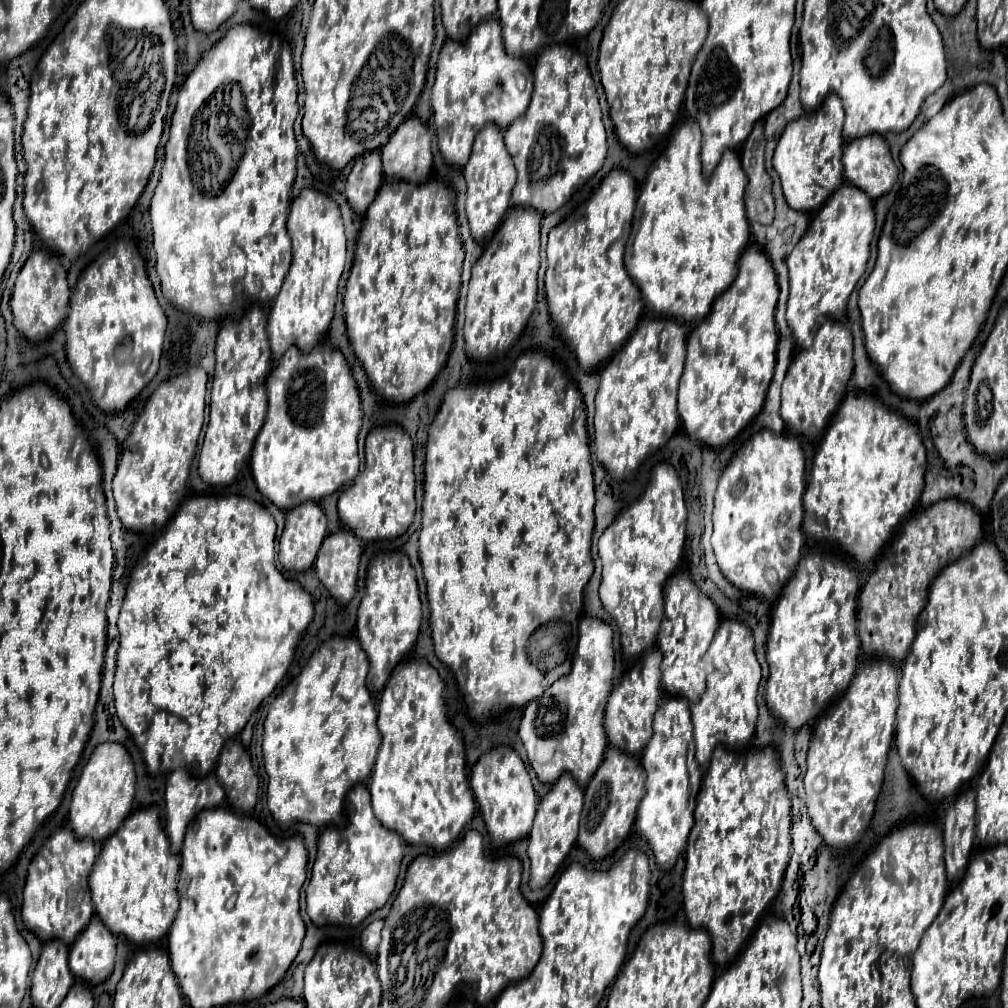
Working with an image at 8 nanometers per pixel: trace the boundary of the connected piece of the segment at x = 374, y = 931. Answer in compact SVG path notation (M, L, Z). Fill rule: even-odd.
M372 920L360 934L360 942L362 942L362 950L368 954L368 956L374 956L376 950L378 950L378 942L380 942L380 930L382 930L382 924L384 920Z

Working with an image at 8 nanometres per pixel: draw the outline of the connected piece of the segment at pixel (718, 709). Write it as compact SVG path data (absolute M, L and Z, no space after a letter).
M724 618L712 638L710 650L704 658L708 670L708 686L700 700L692 706L694 742L698 764L708 764L712 750L722 744L726 748L744 746L752 740L756 728L756 692L760 684L760 664L754 654L752 630L736 618Z

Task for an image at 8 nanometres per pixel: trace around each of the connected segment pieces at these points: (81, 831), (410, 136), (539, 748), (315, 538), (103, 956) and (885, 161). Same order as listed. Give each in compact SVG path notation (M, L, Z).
M118 742L98 744L90 760L82 768L80 780L72 792L70 828L76 832L76 836L102 842L110 834L114 834L114 830L118 830L118 826L132 810L134 786L136 786L136 774L128 750Z
M408 116L394 136L382 146L382 170L386 176L422 182L432 168L432 136L420 118Z
M582 616L580 640L572 658L572 668L566 676L558 678L544 694L524 706L518 736L526 748L530 766L540 782L552 784L560 774L570 772L582 788L598 770L608 738L604 730L604 708L612 688L614 650L612 628L594 616Z
M304 502L286 512L286 524L280 538L278 560L282 568L308 570L326 536L326 514L316 502Z
M94 914L74 944L70 946L70 970L78 980L88 984L104 982L116 958L116 936L106 930L102 920Z
M866 134L848 140L842 164L846 180L854 182L854 186L862 186L862 190L874 200L890 192L898 178L890 146L880 134Z

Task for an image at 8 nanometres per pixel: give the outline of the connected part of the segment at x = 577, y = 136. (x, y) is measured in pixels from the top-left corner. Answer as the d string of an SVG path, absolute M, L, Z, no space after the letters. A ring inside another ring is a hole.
M566 44L546 46L538 52L530 106L504 128L504 142L518 170L518 182L510 198L512 206L528 206L544 214L558 210L576 188L602 168L606 130L586 54Z

